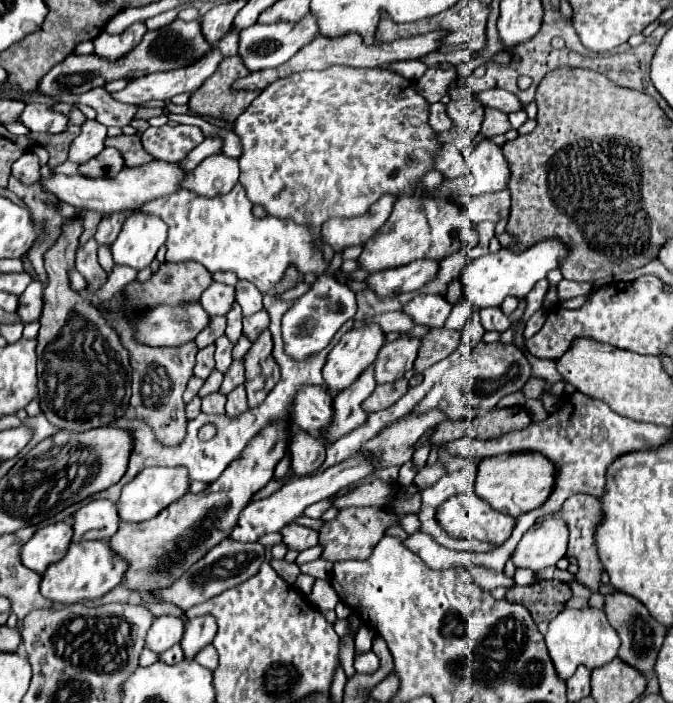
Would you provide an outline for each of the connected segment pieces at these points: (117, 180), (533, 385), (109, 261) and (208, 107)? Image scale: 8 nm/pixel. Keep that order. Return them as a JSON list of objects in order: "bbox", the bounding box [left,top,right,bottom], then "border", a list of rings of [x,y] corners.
[{"bbox":[43,159,187,213],"border":[[[153,159],[141,167],[125,167],[113,179],[89,179],[81,175],[53,175],[43,179],[43,187],[51,191],[57,199],[77,207],[77,209],[95,209],[99,213],[113,213],[113,211],[131,211],[143,207],[147,201],[155,197],[163,197],[169,193],[177,193],[181,189],[181,181],[187,173],[179,163],[167,163]]]},{"bbox":[523,377,547,399],"border":[[[531,377],[525,387],[523,387],[523,393],[527,399],[535,399],[535,397],[541,397],[541,393],[545,393],[547,389],[547,381],[539,379],[539,377]]]},{"bbox":[98,245,115,276],"border":[[[107,245],[99,246],[98,261],[101,265],[101,267],[104,269],[104,271],[107,271],[107,275],[109,276],[115,265],[115,262],[113,260],[113,257],[112,257],[112,254],[110,251],[110,246],[107,246]]]},{"bbox":[189,55,259,123],"border":[[[239,55],[223,59],[217,71],[189,99],[189,111],[199,117],[213,117],[233,123],[259,95],[253,91],[233,91],[231,83],[249,75]]]}]

